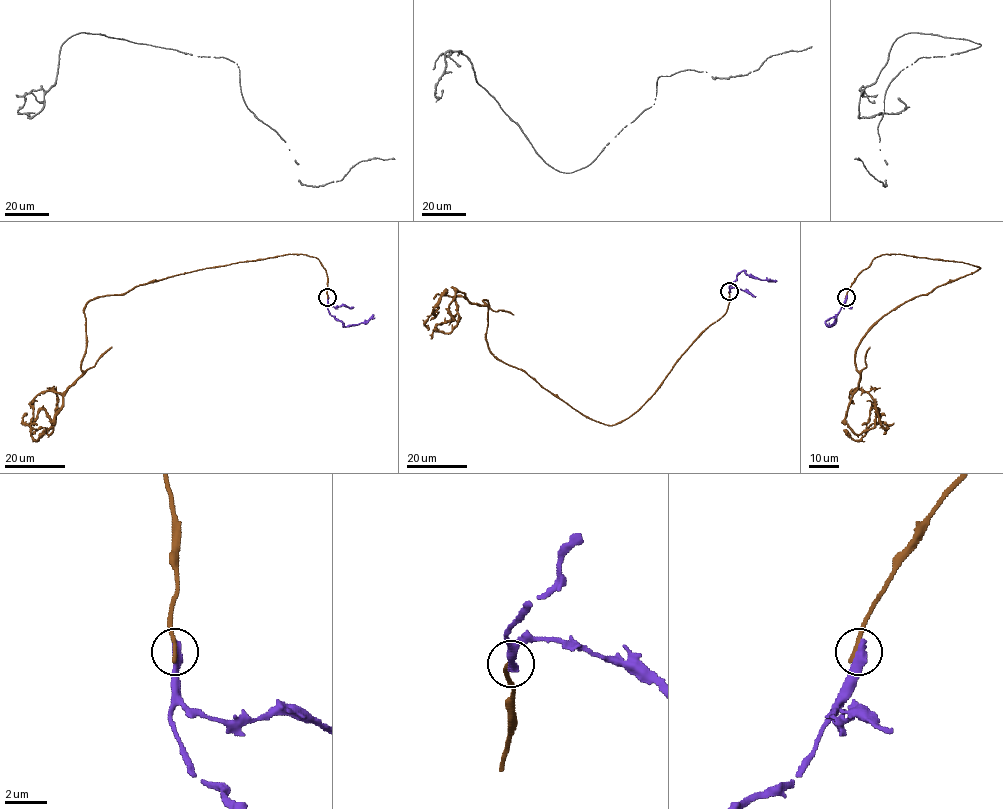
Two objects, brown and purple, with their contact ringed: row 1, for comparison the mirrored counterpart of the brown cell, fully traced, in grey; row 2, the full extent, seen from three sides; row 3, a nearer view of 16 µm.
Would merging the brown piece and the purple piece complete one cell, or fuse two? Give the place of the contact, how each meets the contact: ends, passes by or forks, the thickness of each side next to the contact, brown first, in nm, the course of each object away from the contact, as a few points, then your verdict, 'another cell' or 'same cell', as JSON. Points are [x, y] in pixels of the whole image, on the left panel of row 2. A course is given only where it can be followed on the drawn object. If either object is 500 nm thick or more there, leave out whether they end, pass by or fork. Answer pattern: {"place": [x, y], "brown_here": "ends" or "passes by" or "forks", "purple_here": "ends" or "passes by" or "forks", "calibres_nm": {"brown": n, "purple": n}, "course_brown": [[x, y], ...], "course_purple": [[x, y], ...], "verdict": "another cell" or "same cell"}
{"place": [327, 297], "brown_here": "ends", "purple_here": "ends", "calibres_nm": {"brown": 200, "purple": 480}, "course_brown": [[327, 296], [317, 258], [290, 254], [97, 296], [49, 434], [33, 408], [30, 435], [44, 430]], "course_purple": [[327, 296], [329, 314], [345, 326], [365, 323], [372, 314]], "verdict": "another cell"}

